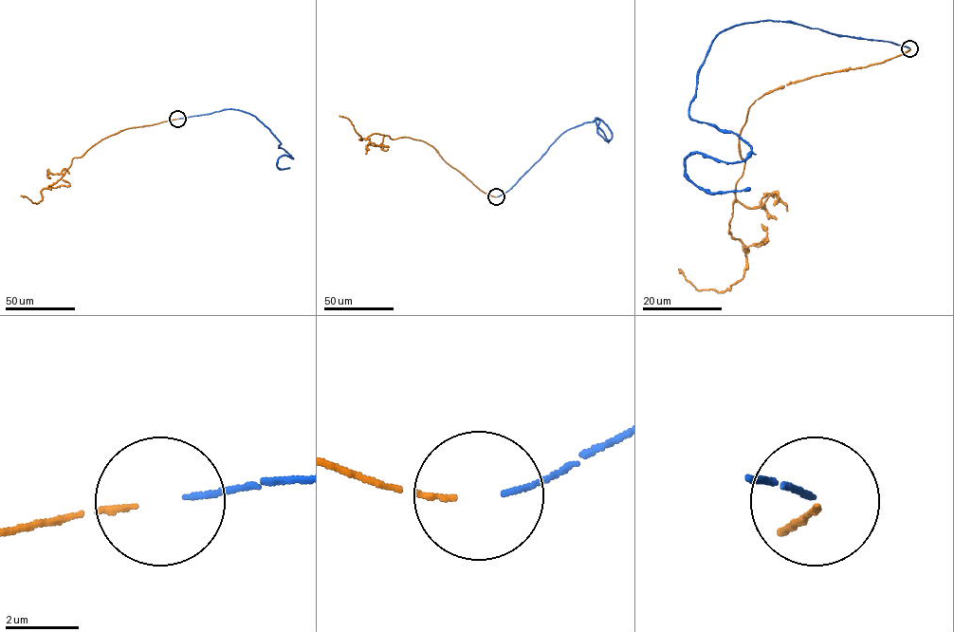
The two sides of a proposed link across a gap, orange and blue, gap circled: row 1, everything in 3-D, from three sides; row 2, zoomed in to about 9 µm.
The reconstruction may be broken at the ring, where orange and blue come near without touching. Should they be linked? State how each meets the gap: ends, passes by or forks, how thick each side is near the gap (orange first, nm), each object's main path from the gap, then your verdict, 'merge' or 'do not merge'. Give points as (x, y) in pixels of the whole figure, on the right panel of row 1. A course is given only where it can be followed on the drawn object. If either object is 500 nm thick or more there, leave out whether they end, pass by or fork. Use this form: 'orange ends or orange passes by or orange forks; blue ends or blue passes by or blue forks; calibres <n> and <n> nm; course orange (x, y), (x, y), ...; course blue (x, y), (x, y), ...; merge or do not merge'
orange ends; blue ends; calibres 140 and 130 nm; course orange (909, 49), (756, 101), (739, 137), (729, 232), (744, 247), (743, 276), (722, 292), (698, 290), (678, 269); course blue (909, 48), (786, 21), (721, 31), (688, 115), (751, 151), (691, 153), (686, 176), (750, 188); merge

